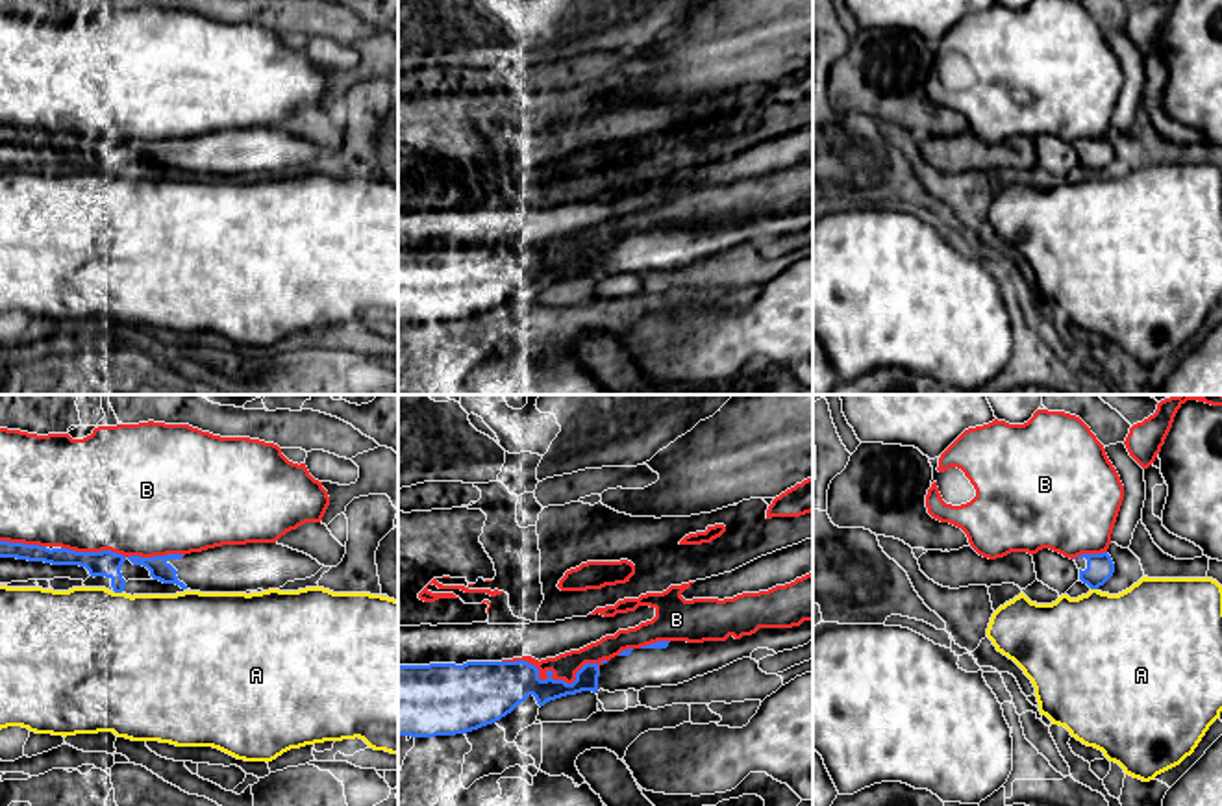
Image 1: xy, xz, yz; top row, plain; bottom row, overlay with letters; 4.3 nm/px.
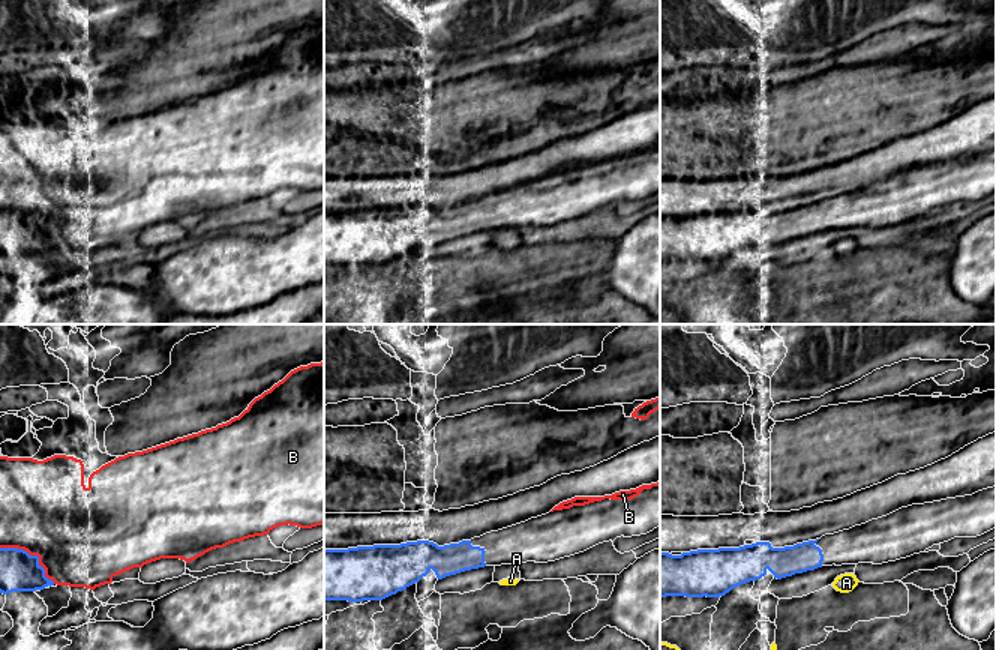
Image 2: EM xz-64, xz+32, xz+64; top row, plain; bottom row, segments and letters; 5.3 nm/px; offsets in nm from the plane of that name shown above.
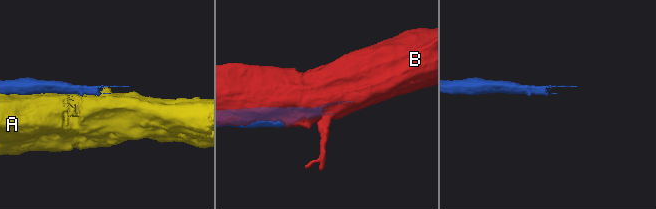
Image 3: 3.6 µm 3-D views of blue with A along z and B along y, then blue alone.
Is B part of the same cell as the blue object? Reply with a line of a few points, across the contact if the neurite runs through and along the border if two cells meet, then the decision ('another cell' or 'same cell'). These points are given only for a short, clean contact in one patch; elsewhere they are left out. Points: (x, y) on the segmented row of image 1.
another cell

